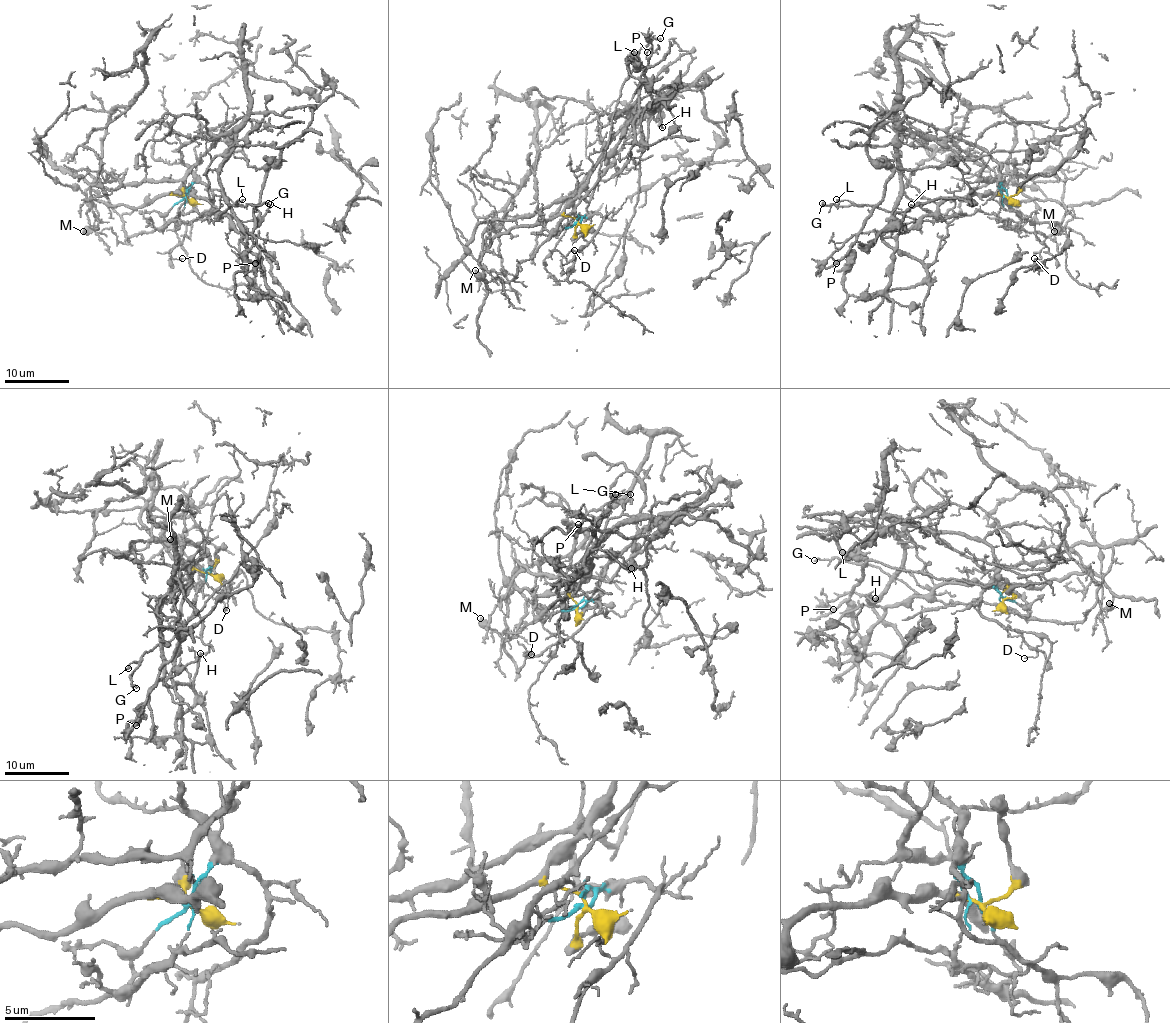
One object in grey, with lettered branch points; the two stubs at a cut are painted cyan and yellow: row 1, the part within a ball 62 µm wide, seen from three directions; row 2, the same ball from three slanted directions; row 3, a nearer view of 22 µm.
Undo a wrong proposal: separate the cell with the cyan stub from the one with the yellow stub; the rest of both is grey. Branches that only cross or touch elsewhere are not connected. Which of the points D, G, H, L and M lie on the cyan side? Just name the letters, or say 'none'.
D

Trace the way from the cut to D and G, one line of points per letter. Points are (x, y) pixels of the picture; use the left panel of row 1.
D: (186, 197), (194, 182), (202, 182), (212, 204), (186, 226), (186, 236), (170, 254), (183, 259)
G: (186, 197), (171, 194), (202, 197), (215, 210), (217, 220), (230, 205), (269, 204)

